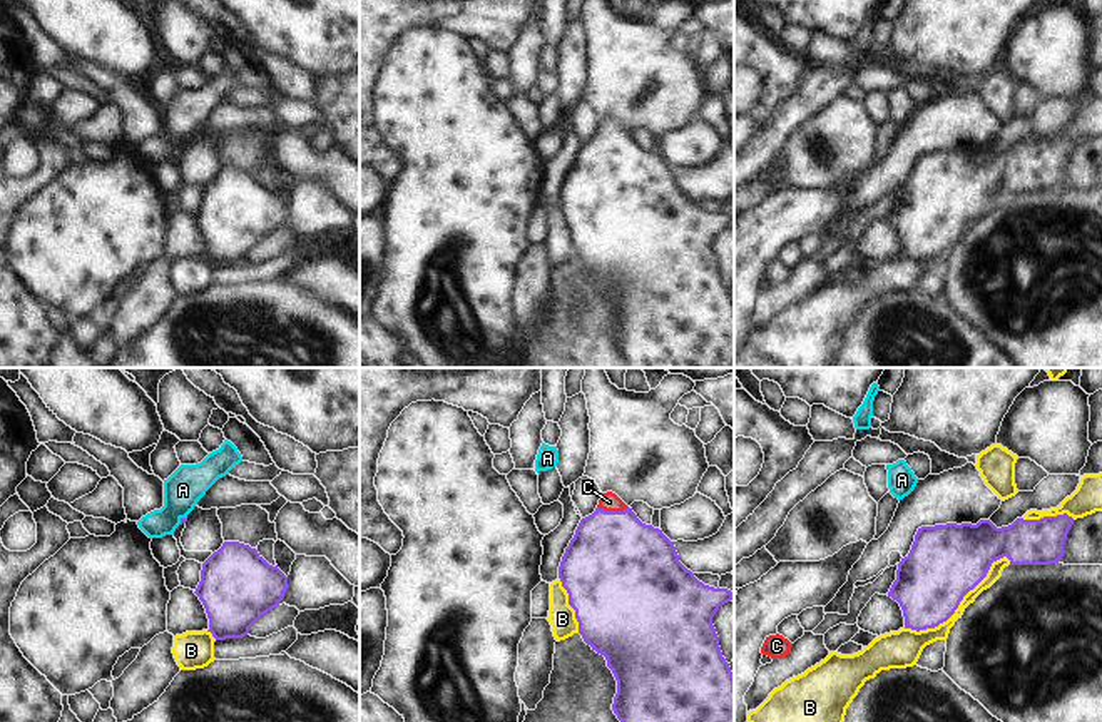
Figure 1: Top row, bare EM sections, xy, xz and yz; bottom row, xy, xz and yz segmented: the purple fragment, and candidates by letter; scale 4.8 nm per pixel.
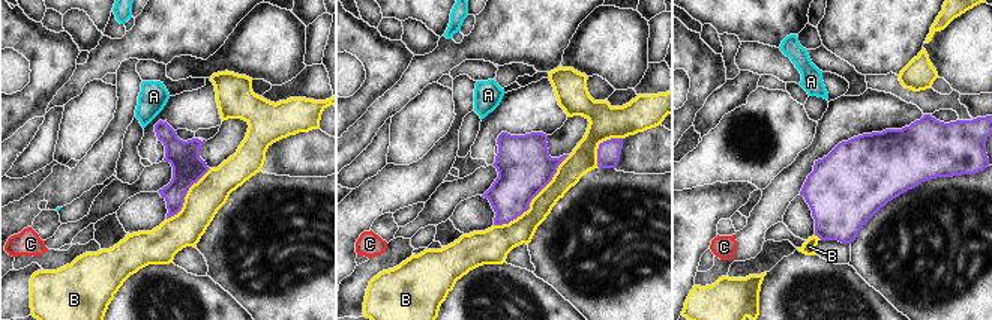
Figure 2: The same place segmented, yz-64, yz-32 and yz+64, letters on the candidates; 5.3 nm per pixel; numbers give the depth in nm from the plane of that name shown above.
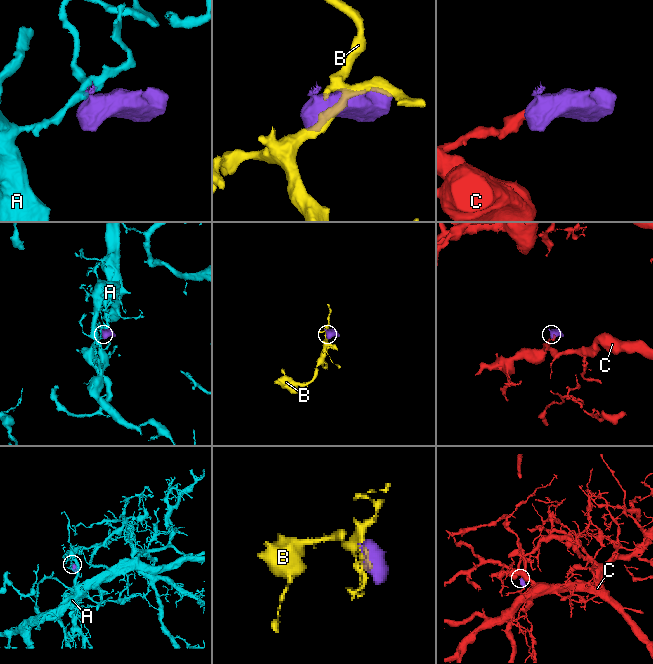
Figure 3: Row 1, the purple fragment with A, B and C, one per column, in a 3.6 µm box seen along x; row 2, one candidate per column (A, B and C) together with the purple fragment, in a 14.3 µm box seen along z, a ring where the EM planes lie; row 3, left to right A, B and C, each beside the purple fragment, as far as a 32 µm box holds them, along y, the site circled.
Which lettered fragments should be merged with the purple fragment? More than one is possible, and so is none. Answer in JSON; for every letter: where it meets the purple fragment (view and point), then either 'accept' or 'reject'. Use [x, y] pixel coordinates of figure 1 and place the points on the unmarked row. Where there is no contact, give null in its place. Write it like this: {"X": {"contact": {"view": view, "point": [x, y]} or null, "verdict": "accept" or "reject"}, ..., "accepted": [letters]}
{"A": {"contact": {"view": "xy", "point": [181, 146]}, "verdict": "reject"}, "B": {"contact": {"view": "yz", "point": [959, 229]}, "verdict": "reject"}, "C": {"contact": {"view": "xz", "point": [612, 137]}, "verdict": "accept"}, "accepted": ["C"]}

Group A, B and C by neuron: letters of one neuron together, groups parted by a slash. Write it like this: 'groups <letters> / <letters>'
groups A / B / C

